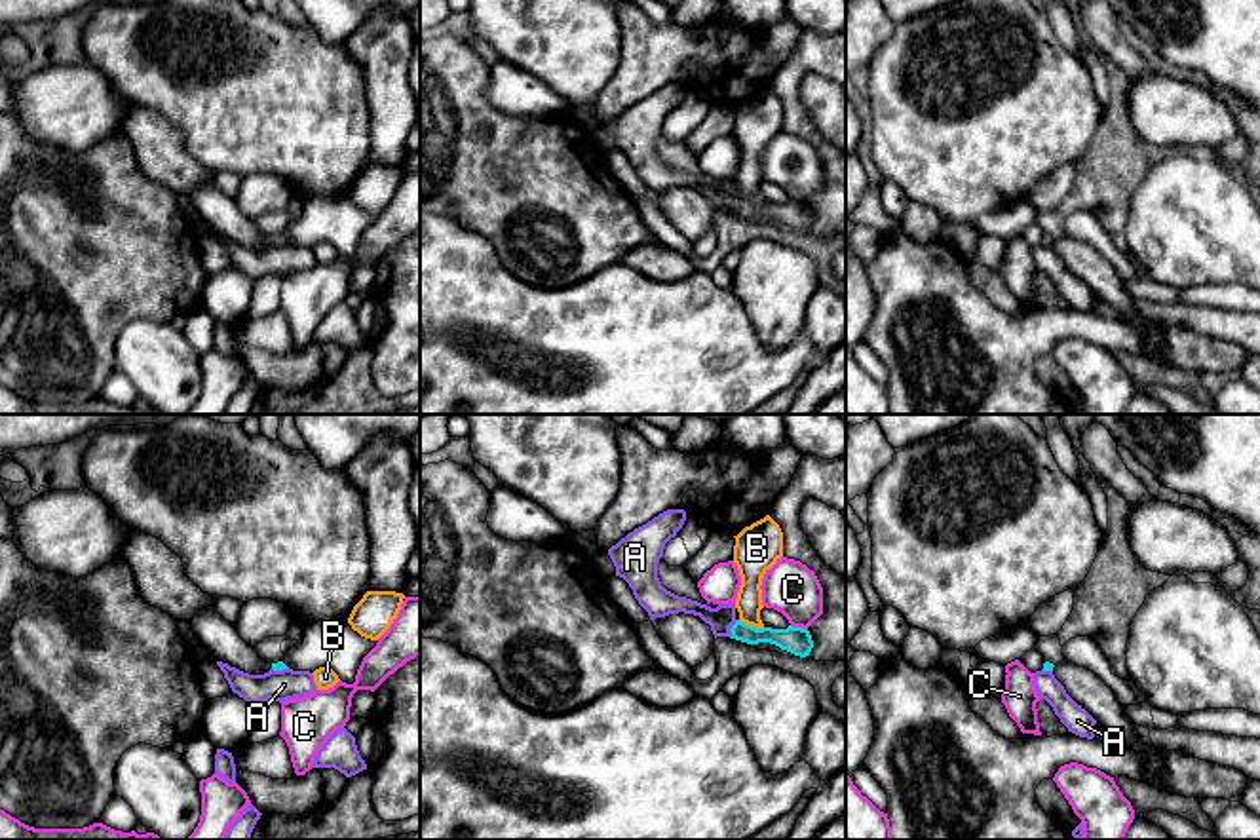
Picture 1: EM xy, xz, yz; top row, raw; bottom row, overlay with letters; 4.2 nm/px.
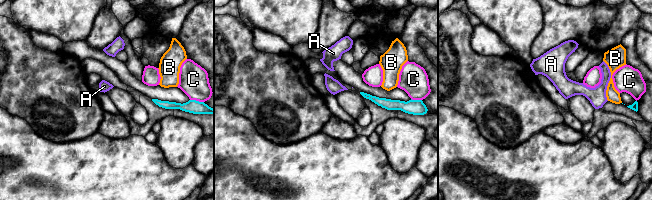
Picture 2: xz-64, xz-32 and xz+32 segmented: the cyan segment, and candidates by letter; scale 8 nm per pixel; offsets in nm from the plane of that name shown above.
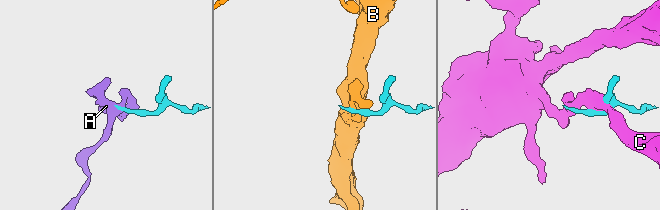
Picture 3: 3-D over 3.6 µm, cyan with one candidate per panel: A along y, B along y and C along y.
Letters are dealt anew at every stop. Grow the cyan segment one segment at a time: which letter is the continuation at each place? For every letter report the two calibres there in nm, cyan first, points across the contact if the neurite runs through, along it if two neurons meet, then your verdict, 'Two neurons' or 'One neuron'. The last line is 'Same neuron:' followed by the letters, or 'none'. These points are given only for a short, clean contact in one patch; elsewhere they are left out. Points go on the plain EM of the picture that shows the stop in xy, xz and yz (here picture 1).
A: Thickness 100 nm (cyan) against 110 nm. Two neurons
B: Thickness 120 nm (cyan) against 120 nm. Boundary: xz (740, 192), (763, 202). Two neurons
C: Thickness 120 nm (cyan) against 220 nm. Two neurons
Same neuron: none

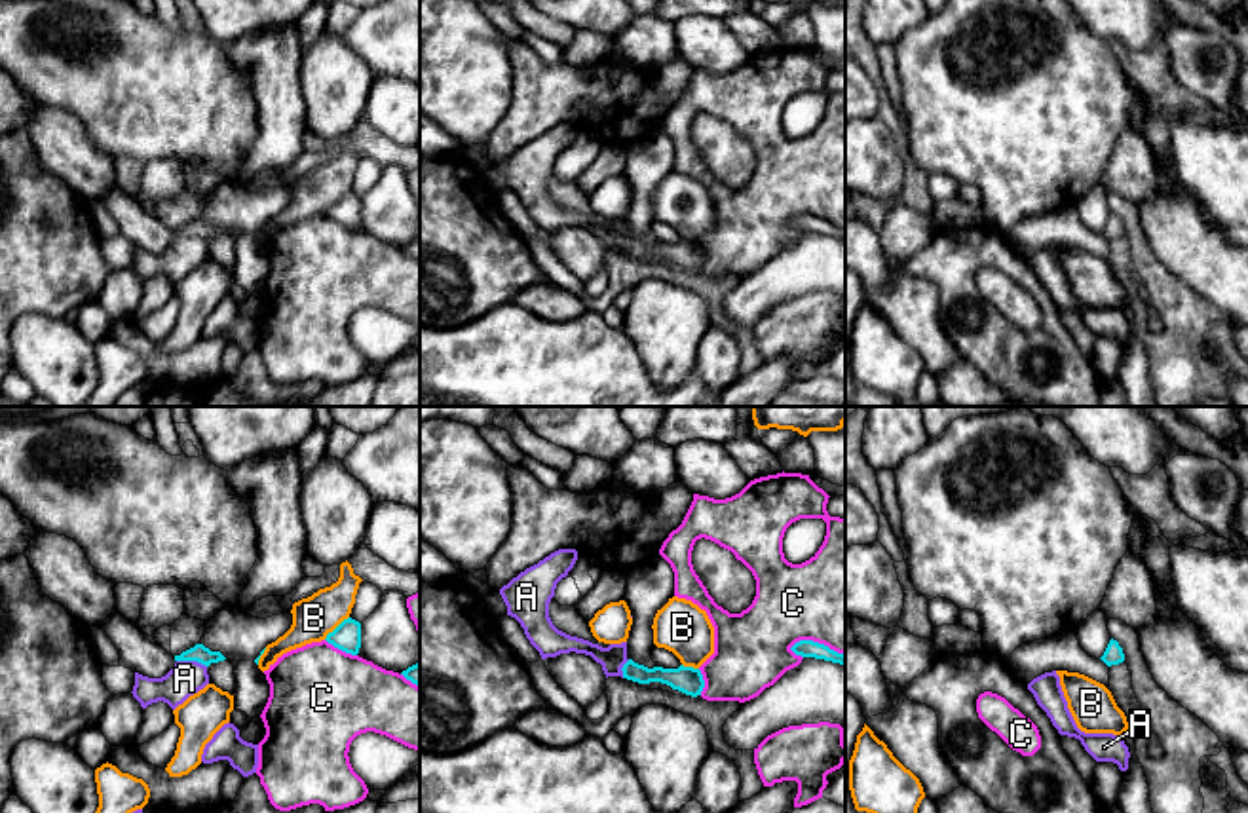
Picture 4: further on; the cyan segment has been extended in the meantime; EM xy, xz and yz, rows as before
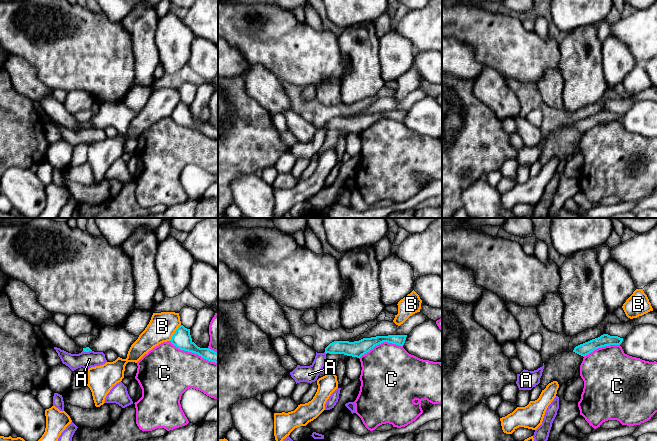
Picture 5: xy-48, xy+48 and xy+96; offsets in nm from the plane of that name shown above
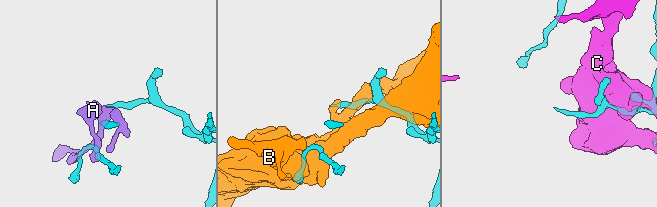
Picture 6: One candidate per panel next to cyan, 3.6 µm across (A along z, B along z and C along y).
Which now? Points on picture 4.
A: Thickness 70 nm (cyan) against 150 nm. Two neurons
B: Thickness 120 nm (cyan) against 180 nm. Two neurons
C: Thickness 80 nm (cyan) against 440 nm. Two neurons
Same neuron: none

